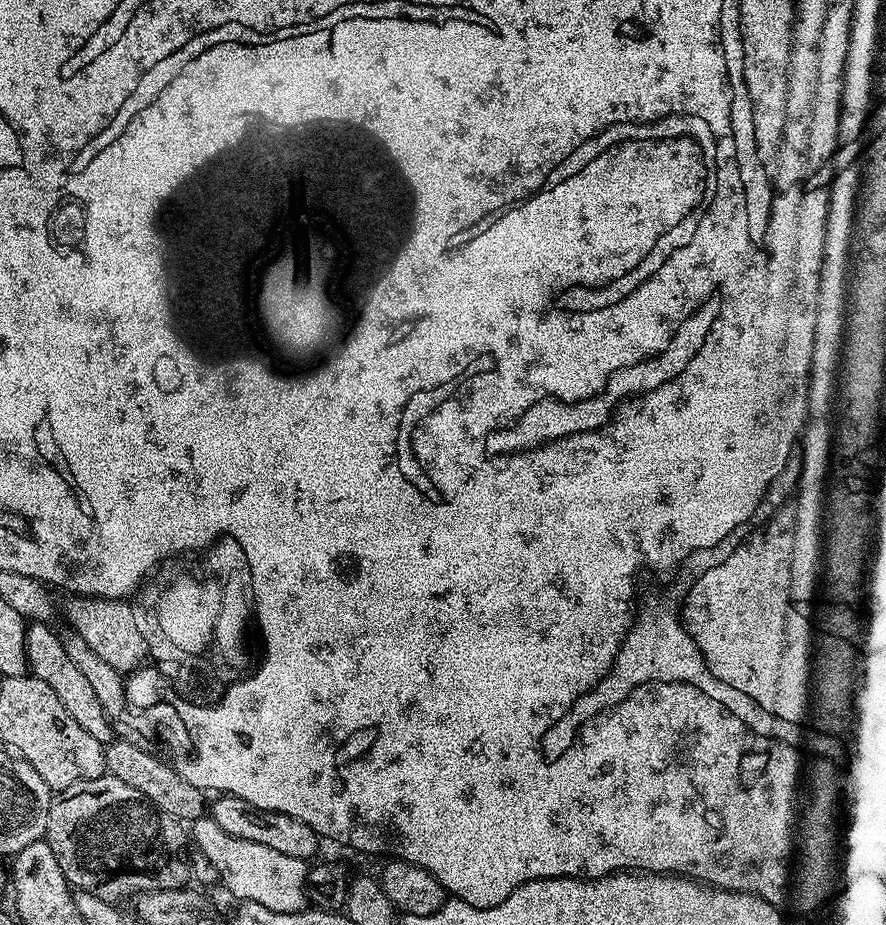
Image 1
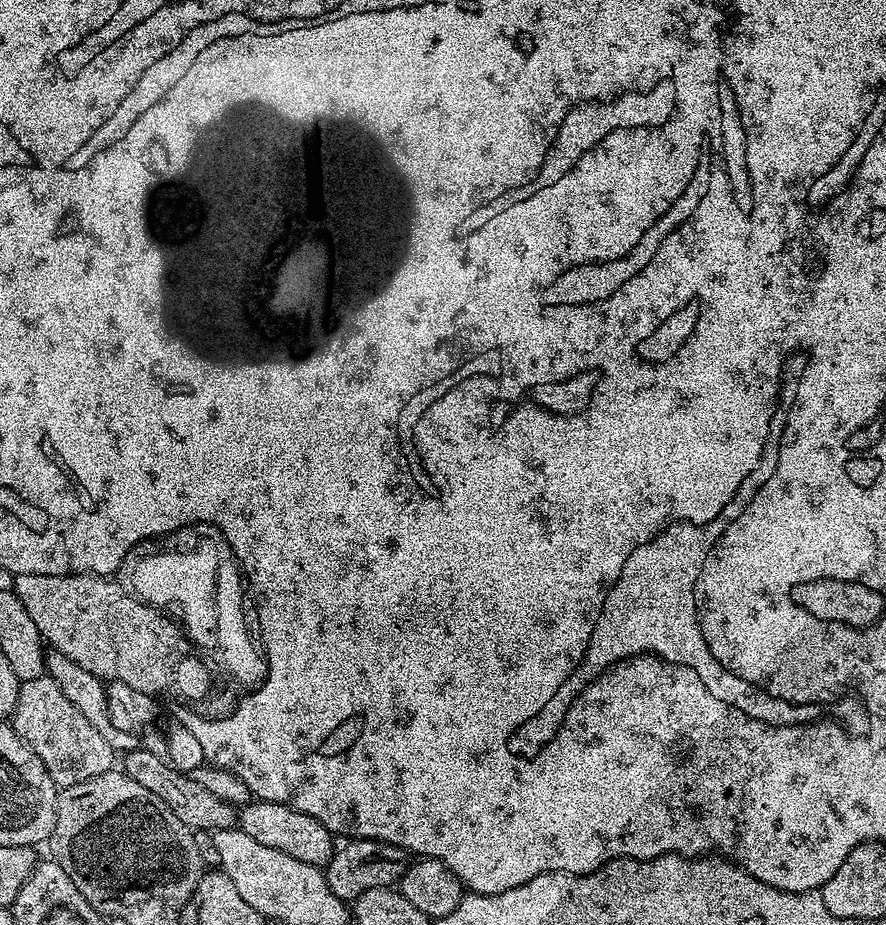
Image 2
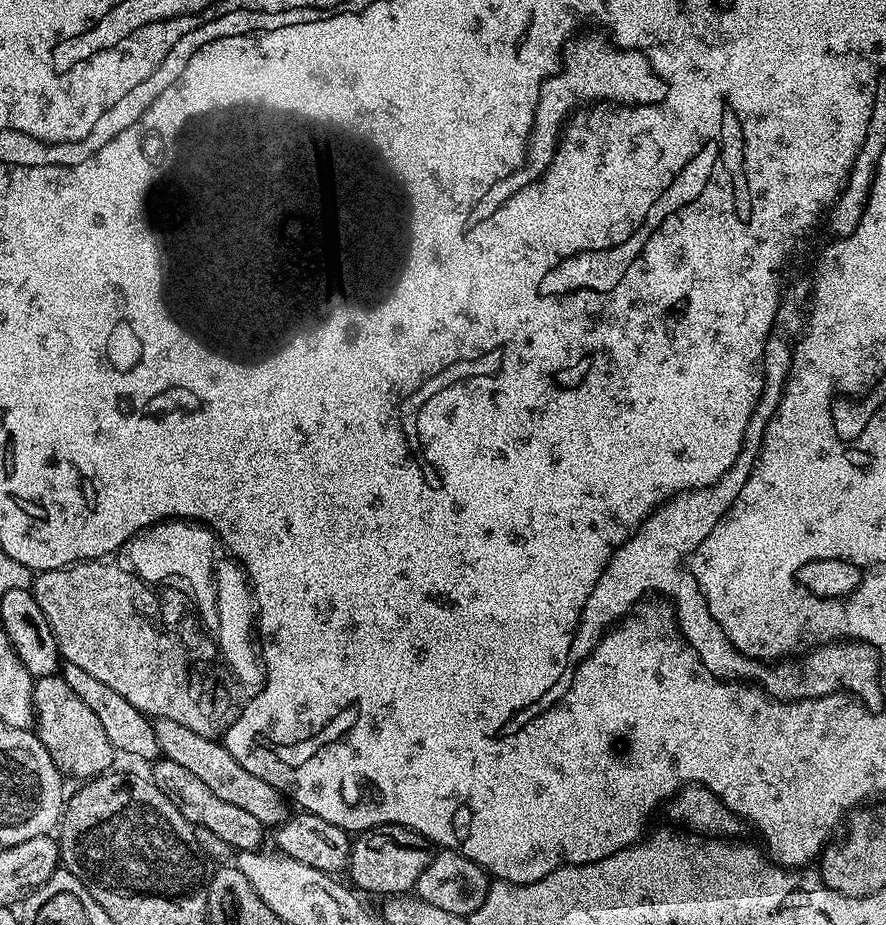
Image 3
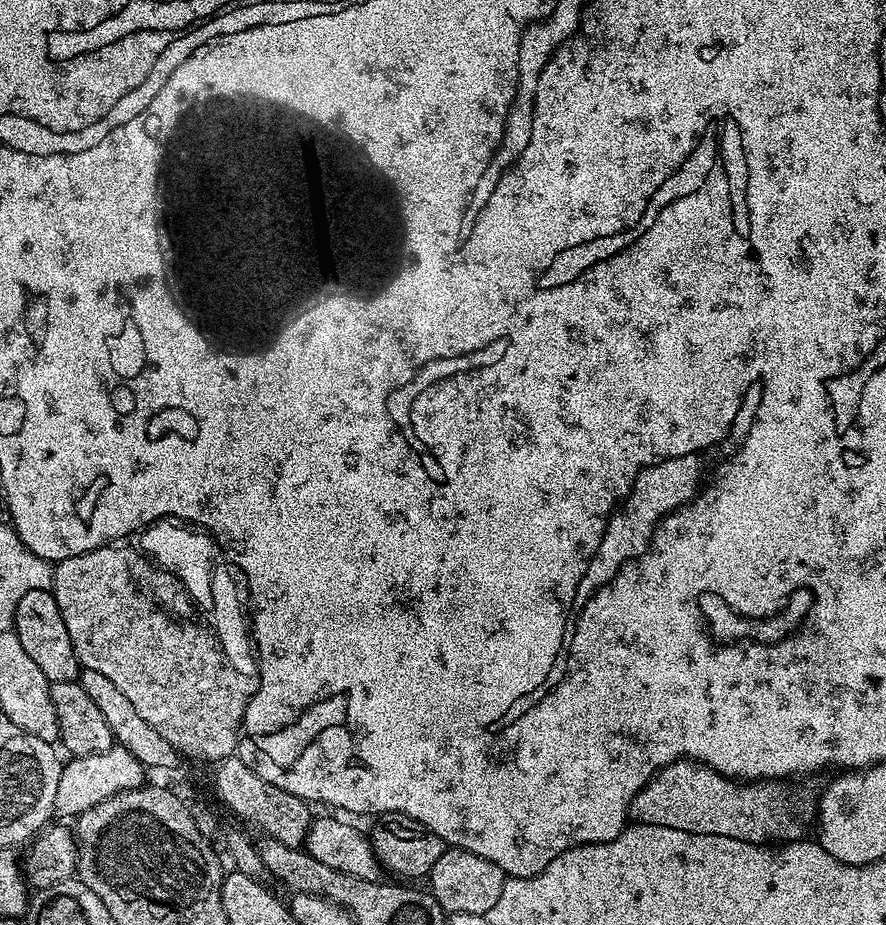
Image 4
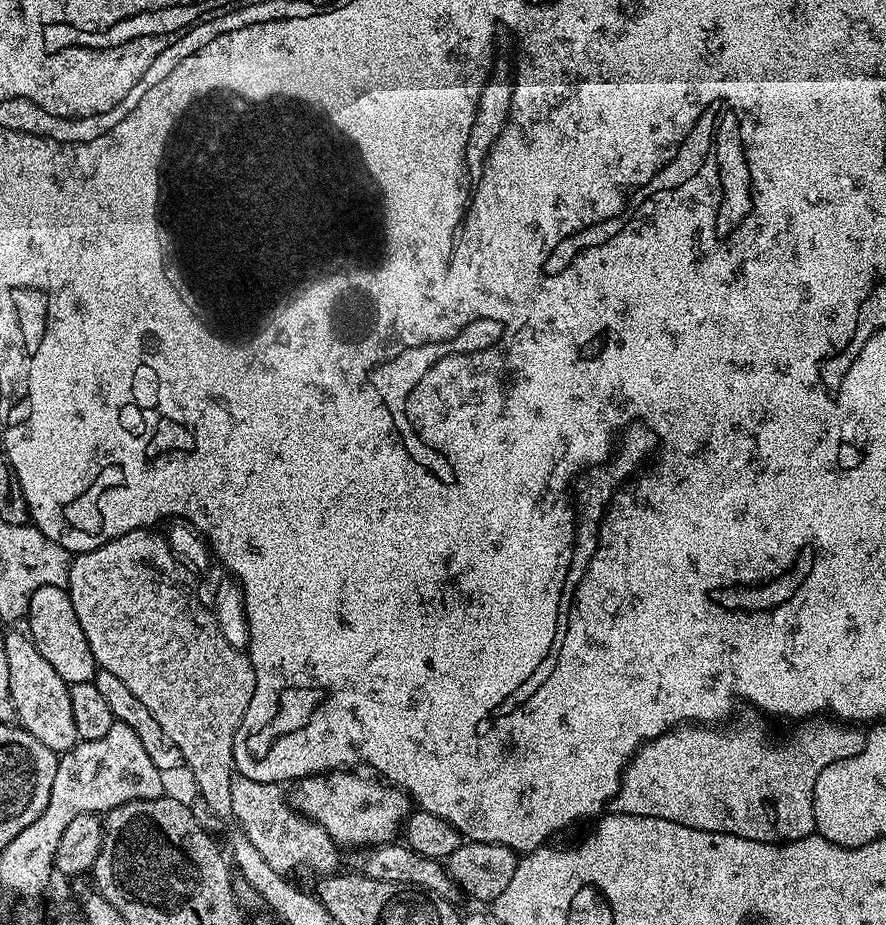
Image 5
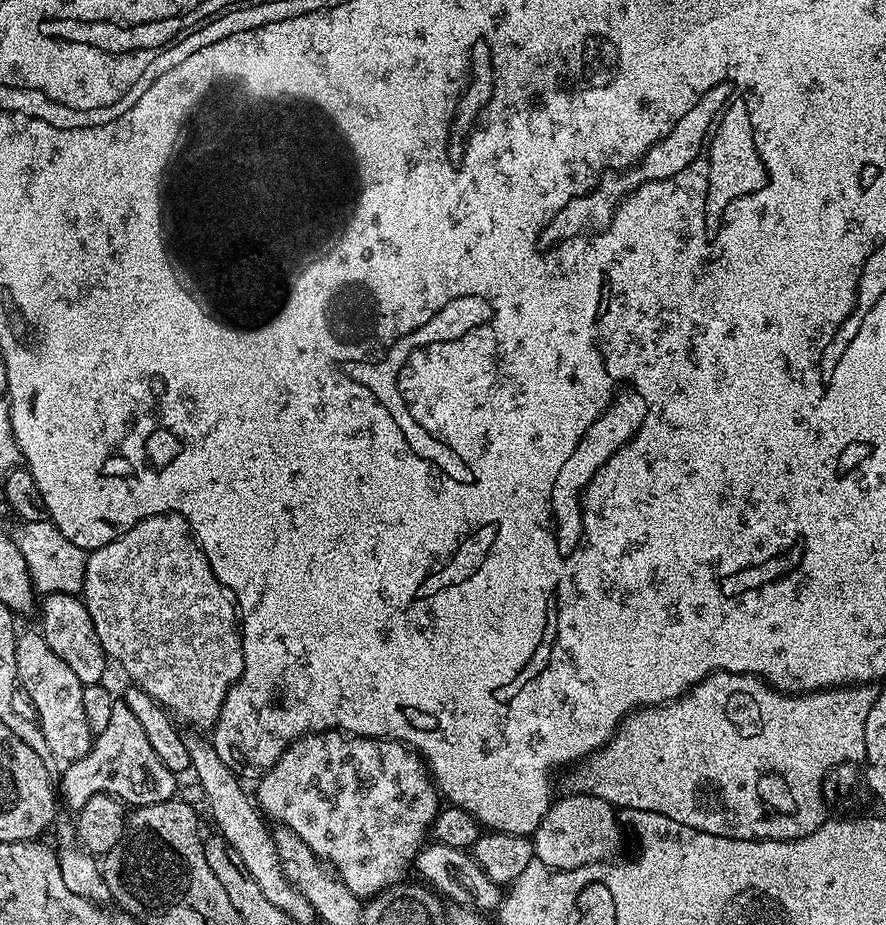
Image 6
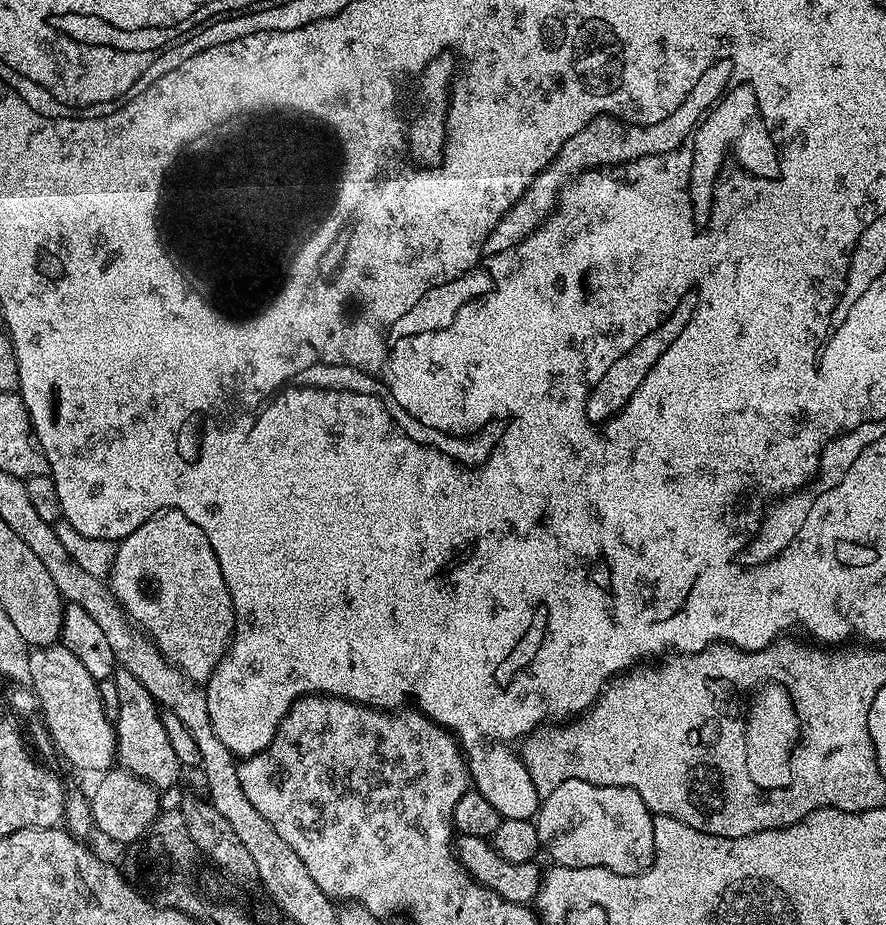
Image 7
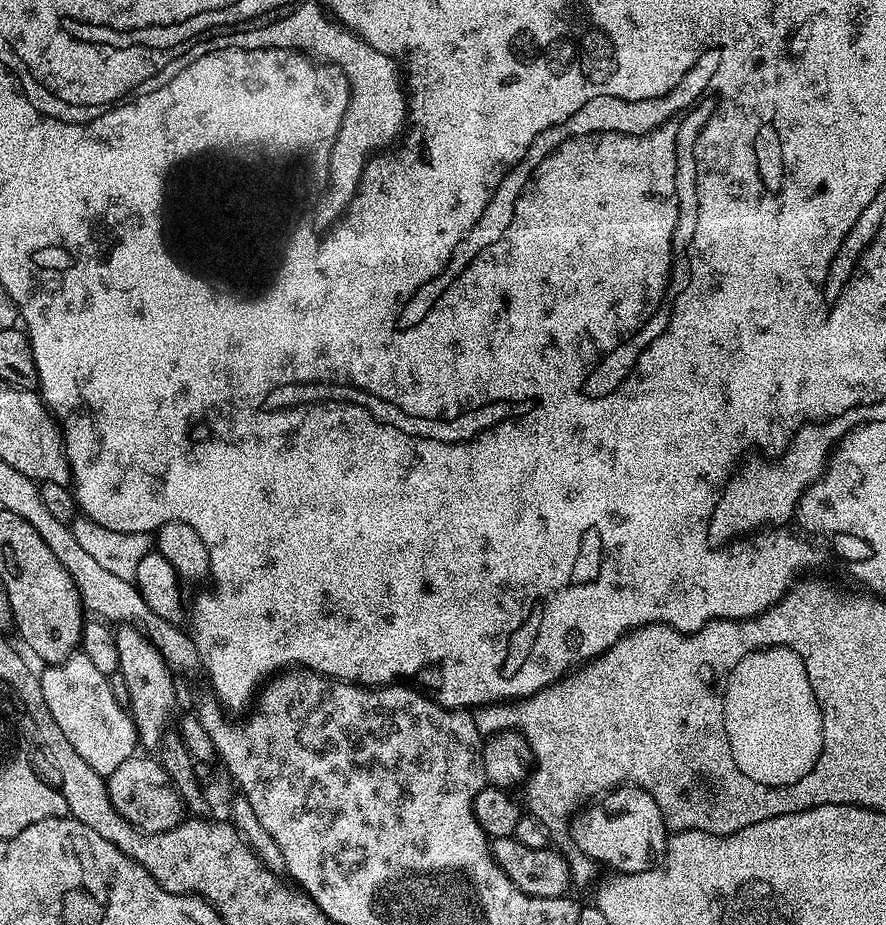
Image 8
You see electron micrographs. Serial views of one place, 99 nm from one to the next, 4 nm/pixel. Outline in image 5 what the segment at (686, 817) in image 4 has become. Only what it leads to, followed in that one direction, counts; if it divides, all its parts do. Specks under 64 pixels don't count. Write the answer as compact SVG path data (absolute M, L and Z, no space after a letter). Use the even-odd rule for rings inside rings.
M812 718L807 722L801 723L799 725L800 728L796 733L793 734L792 737L789 738L788 744L767 744L764 741L764 736L759 732L756 728L751 728L748 724L740 724L737 728L728 728L725 732L716 732L720 730L713 730L708 726L681 726L679 728L672 729L671 732L665 732L664 735L659 736L657 740L648 740L640 749L632 756L631 760L628 761L627 764L624 765L624 774L620 778L620 788L616 792L616 796L612 799L612 803L610 805L611 811L621 812L622 814L638 814L639 816L645 816L646 818L666 818L666 822L678 822L682 826L690 826L694 830L706 830L707 832L721 832L722 834L734 834L738 838L746 838L747 840L753 840L754 842L762 842L763 844L783 844L790 840L801 840L802 838L806 838L807 836L813 835L816 832L816 823L814 822L814 802L812 799L814 798L814 782L818 778L818 774L822 774L822 770L826 770L827 768L831 768L840 763L841 760L845 760L846 758L854 758L858 753L864 749L864 742L866 739L865 733L861 731L859 727L849 726L844 722L837 722L832 718Z

